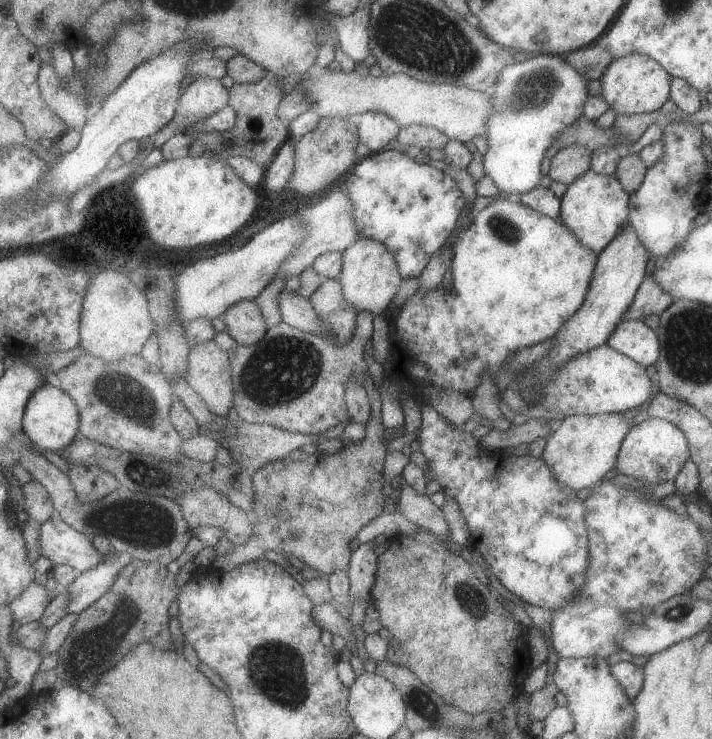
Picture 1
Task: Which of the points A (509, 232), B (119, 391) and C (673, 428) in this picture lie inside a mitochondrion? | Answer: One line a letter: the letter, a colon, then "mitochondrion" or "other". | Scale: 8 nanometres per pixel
A: mitochondrion
B: mitochondrion
C: other

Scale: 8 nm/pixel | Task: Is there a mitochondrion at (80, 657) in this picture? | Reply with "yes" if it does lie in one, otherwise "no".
yes

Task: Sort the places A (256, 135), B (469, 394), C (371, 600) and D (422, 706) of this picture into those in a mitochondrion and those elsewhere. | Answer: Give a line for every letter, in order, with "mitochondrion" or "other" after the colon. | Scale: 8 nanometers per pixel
A: mitochondrion
B: other
C: other
D: mitochondrion

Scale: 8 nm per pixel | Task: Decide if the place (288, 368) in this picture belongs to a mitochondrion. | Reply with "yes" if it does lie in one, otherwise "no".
yes

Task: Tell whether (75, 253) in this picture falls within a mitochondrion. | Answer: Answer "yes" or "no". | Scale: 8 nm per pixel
no

